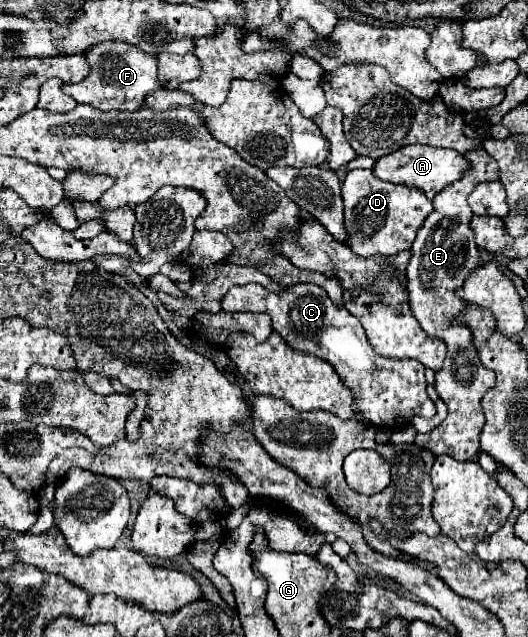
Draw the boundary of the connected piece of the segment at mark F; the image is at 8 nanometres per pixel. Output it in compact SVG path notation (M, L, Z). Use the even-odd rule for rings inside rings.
M100 42L86 52L86 58L92 66L90 74L78 84L64 84L62 92L72 96L78 104L88 104L98 110L140 110L144 106L144 98L154 94L160 84L156 78L156 56L146 54L136 46L128 46L124 42Z

